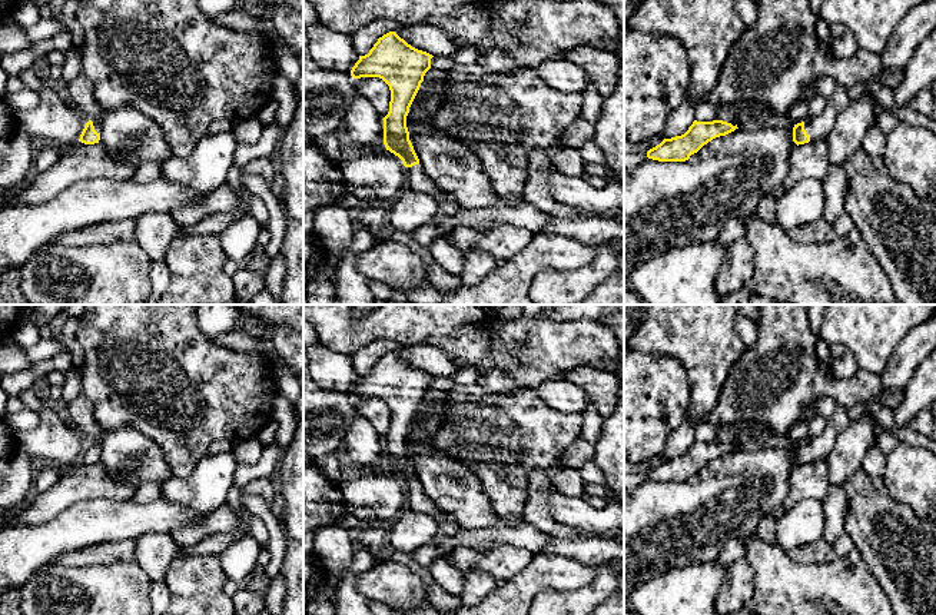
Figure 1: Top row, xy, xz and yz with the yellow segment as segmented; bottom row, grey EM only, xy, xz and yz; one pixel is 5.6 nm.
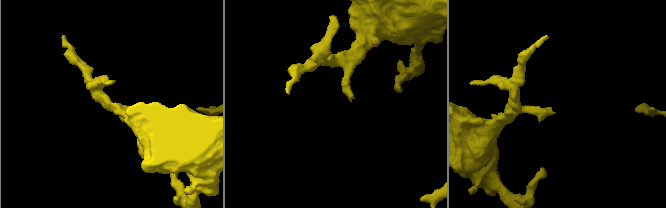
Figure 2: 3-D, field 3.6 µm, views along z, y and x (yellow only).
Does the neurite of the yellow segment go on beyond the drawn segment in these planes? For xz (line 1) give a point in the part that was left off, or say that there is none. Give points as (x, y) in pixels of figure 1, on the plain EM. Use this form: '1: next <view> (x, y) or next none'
1: next xz (417, 501)

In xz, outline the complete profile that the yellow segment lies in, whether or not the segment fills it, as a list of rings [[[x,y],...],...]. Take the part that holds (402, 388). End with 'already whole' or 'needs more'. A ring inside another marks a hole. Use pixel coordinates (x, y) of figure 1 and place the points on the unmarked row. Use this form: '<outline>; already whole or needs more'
[[[389,352],[378,359],[368,375],[359,376],[351,390],[351,396],[354,399],[379,398],[389,406],[389,432],[382,439],[384,465],[405,486],[405,509],[432,516],[438,522],[438,532],[434,541],[445,545],[458,533],[459,525],[444,518],[439,506],[425,496],[406,448],[409,428],[424,402],[425,393],[431,389],[432,378],[432,375],[408,365],[395,352]]]; needs more

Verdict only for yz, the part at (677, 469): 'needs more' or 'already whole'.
already whole

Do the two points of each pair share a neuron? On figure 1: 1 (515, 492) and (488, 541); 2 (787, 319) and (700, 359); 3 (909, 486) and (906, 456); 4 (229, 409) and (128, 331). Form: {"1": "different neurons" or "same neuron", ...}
{"1": "different neurons", "2": "different neurons", "3": "same neuron", "4": "same neuron"}

